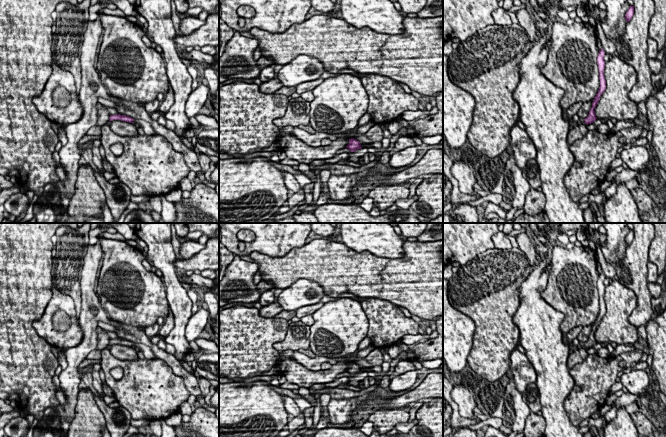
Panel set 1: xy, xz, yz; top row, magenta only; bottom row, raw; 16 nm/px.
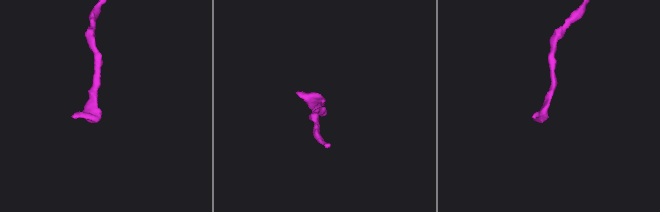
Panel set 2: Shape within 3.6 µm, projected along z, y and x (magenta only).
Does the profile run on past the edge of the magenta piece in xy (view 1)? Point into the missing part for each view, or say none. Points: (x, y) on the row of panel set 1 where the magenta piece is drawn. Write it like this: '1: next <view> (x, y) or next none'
1: next none

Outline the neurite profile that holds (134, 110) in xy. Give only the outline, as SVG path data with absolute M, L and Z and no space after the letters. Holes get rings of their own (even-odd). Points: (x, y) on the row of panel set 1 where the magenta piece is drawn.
M118 98L115 104L116 106L114 108L119 114L129 116L133 119L149 122L157 134L163 136L171 143L175 151L184 155L184 160L190 171L193 171L196 175L202 175L202 169L195 151L188 148L174 131L167 129L165 126L160 125L158 121L153 120L150 114L145 110L144 106L140 106L138 103L121 98Z

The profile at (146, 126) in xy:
M134 119L133 124L140 126L145 132L145 135L156 135L157 134L152 128L151 124L147 121Z

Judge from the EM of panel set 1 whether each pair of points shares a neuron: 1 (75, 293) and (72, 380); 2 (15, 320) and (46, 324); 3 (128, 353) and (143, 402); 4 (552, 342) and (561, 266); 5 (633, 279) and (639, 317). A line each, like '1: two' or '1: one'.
1: two
2: two
3: two
4: two
5: one

